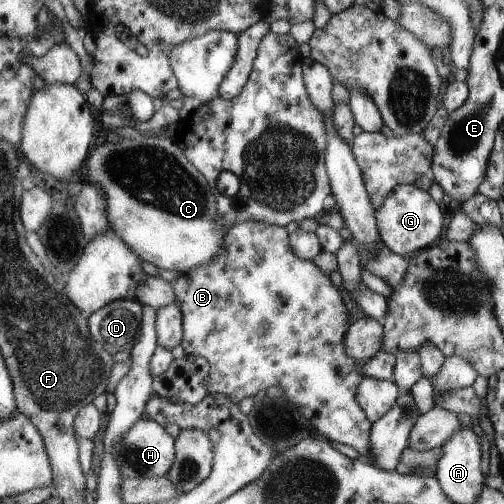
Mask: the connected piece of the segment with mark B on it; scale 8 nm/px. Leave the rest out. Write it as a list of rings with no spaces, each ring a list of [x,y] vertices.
[[[243,221],[232,224],[223,236],[223,247],[219,254],[209,262],[202,264],[197,268],[191,268],[187,272],[177,274],[170,282],[175,298],[177,298],[177,306],[181,310],[182,315],[182,340],[180,346],[186,355],[199,356],[205,358],[209,362],[211,372],[209,372],[209,380],[207,380],[207,388],[209,393],[225,394],[231,400],[239,403],[243,398],[250,396],[259,398],[259,390],[266,390],[270,386],[279,386],[283,388],[284,398],[291,400],[301,410],[301,415],[311,423],[311,426],[327,438],[328,442],[334,441],[339,444],[347,445],[353,448],[359,454],[359,458],[371,464],[369,454],[371,454],[370,429],[373,424],[370,422],[362,408],[359,408],[355,390],[357,390],[362,376],[355,372],[355,361],[343,352],[343,336],[347,331],[347,316],[345,316],[345,308],[339,296],[339,290],[329,282],[329,278],[325,278],[315,264],[309,260],[298,258],[290,248],[289,236],[284,227],[276,224],[263,223],[260,221]]]

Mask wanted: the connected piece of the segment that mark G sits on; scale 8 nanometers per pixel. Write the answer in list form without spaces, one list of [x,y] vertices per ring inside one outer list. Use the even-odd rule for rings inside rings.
[[[399,184],[395,187],[379,206],[374,217],[378,236],[385,242],[385,246],[390,252],[404,257],[431,246],[431,243],[439,238],[443,221],[438,204],[428,196],[427,191],[423,192],[413,184]]]

